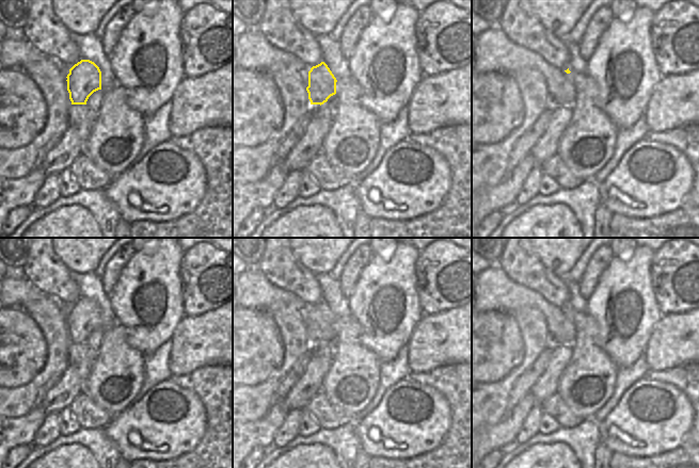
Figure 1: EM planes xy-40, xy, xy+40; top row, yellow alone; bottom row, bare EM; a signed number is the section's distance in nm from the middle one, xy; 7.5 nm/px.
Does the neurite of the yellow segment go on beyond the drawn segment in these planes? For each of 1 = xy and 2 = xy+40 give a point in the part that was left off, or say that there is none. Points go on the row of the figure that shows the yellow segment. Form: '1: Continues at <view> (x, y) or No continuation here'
1: No continuation here
2: No continuation here

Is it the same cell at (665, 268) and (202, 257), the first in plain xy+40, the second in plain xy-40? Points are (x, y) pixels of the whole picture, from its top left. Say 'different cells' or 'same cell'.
same cell

